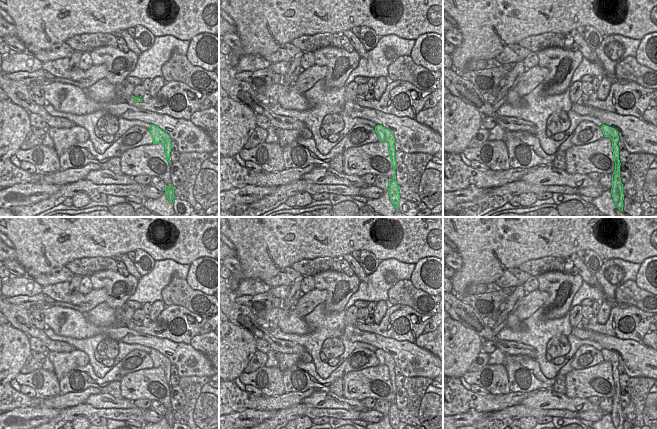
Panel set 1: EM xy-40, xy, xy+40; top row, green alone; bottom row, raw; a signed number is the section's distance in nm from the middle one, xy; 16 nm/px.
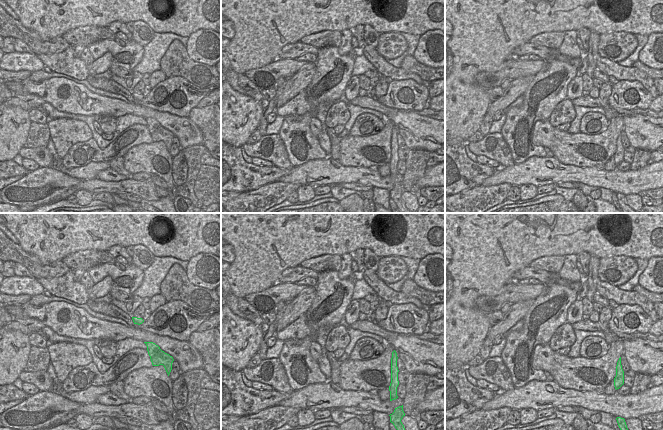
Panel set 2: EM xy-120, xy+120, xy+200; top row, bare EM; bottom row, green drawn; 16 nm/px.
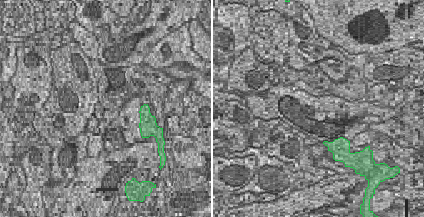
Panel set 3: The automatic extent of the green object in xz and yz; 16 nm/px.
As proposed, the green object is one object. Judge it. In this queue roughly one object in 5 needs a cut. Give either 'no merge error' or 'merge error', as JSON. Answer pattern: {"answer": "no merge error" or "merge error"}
{"answer": "no merge error"}

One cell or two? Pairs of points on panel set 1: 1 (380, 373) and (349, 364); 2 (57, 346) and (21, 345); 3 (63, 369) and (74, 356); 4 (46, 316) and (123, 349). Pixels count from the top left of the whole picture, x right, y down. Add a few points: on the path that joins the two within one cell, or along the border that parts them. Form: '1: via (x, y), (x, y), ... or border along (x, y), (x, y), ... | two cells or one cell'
1: border along (379, 364), (373, 367), (351, 370), (342, 377) | two cells
2: border along (10, 324), (23, 331), (29, 337) | two cells
3: via (64, 366), (71, 359) | one cell
4: border along (117, 341), (141, 345) | two cells

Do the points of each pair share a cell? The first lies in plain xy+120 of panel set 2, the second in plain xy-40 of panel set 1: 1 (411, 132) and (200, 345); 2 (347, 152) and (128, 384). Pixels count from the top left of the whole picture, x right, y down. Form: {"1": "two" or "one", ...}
{"1": "two", "2": "one"}

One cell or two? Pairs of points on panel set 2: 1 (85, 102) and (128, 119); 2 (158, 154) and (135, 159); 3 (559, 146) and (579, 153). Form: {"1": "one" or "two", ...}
{"1": "two", "2": "one", "3": "one"}

